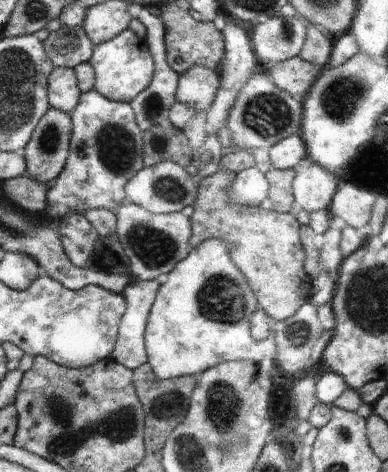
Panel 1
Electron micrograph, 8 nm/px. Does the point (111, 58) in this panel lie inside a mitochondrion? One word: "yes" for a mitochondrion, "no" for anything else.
no

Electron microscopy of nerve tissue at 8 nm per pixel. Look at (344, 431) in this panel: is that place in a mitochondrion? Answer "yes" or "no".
yes

